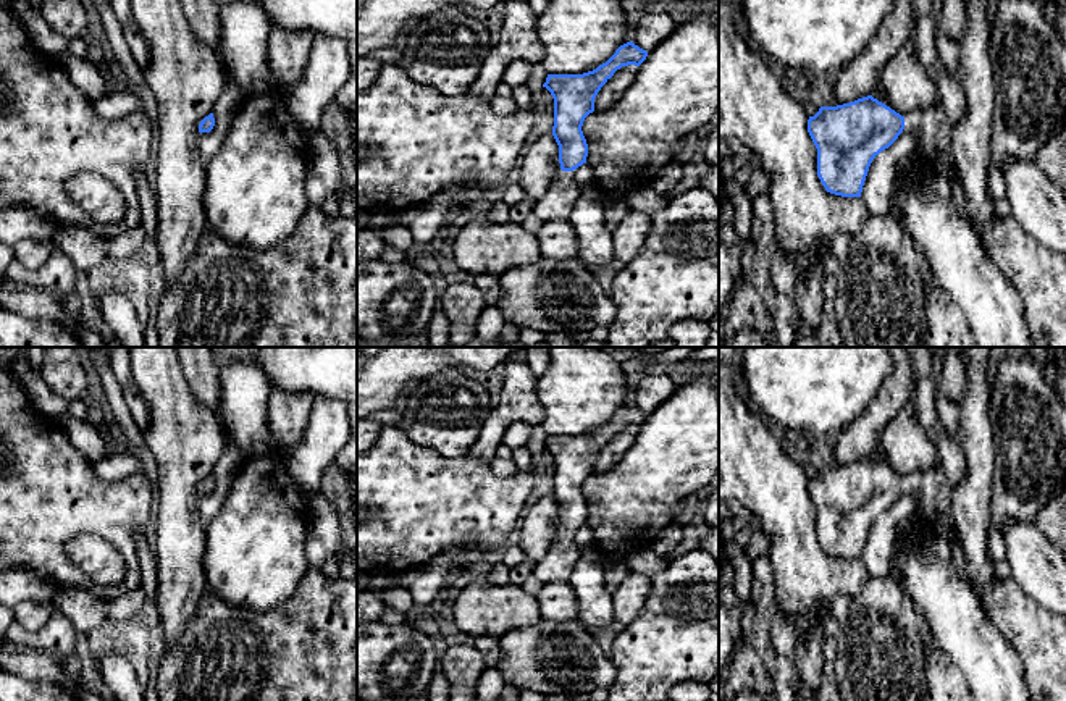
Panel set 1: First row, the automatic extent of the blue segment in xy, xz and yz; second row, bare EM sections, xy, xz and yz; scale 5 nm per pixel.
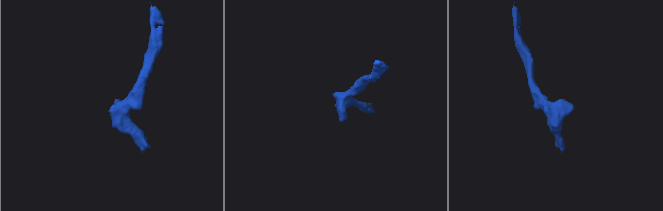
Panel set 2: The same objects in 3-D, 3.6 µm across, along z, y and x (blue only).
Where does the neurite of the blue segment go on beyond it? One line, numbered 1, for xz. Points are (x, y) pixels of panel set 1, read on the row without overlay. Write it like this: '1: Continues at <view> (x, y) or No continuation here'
1: Continues at xz (559, 562)

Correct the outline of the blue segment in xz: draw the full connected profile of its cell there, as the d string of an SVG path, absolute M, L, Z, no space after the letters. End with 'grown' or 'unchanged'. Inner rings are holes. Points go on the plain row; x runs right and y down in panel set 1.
M630 402L593 433L583 436L548 436L543 449L554 460L552 497L559 507L562 535L546 557L535 564L533 575L543 585L569 581L575 564L581 559L583 551L573 543L572 533L586 525L588 506L581 488L585 480L594 473L598 454L617 431L628 426L640 428L646 418L648 413Z | grown

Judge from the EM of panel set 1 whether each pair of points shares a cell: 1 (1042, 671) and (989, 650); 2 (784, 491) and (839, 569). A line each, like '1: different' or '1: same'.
1: different
2: same

